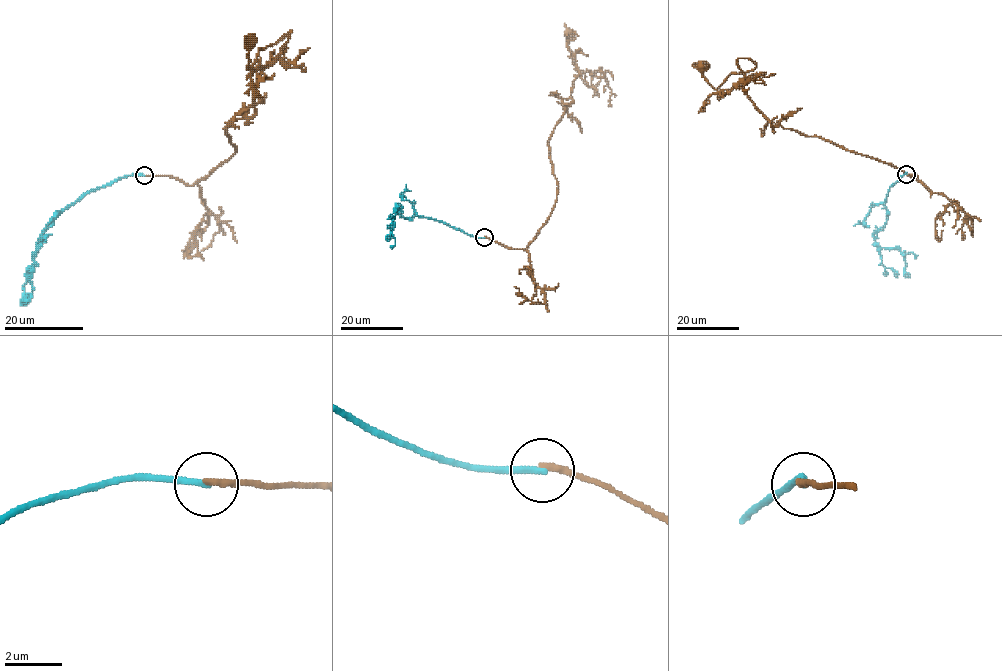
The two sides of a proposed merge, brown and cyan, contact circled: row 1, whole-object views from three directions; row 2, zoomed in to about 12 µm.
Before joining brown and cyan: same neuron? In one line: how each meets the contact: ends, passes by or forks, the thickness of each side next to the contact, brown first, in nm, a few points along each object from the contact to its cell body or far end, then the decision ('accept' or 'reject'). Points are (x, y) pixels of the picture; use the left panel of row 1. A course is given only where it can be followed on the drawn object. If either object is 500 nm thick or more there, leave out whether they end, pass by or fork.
brown ends; cyan ends; calibres 260 and 240 nm; course brown (145, 175), (196, 184), (235, 152), (225, 128), (255, 114), (256, 81), (290, 29), (248, 69), (252, 33); course cyan (145, 175), (129, 175), (86, 193), (60, 213), (39, 238), (33, 267), (28, 270), (24, 285), (22, 306); reject

